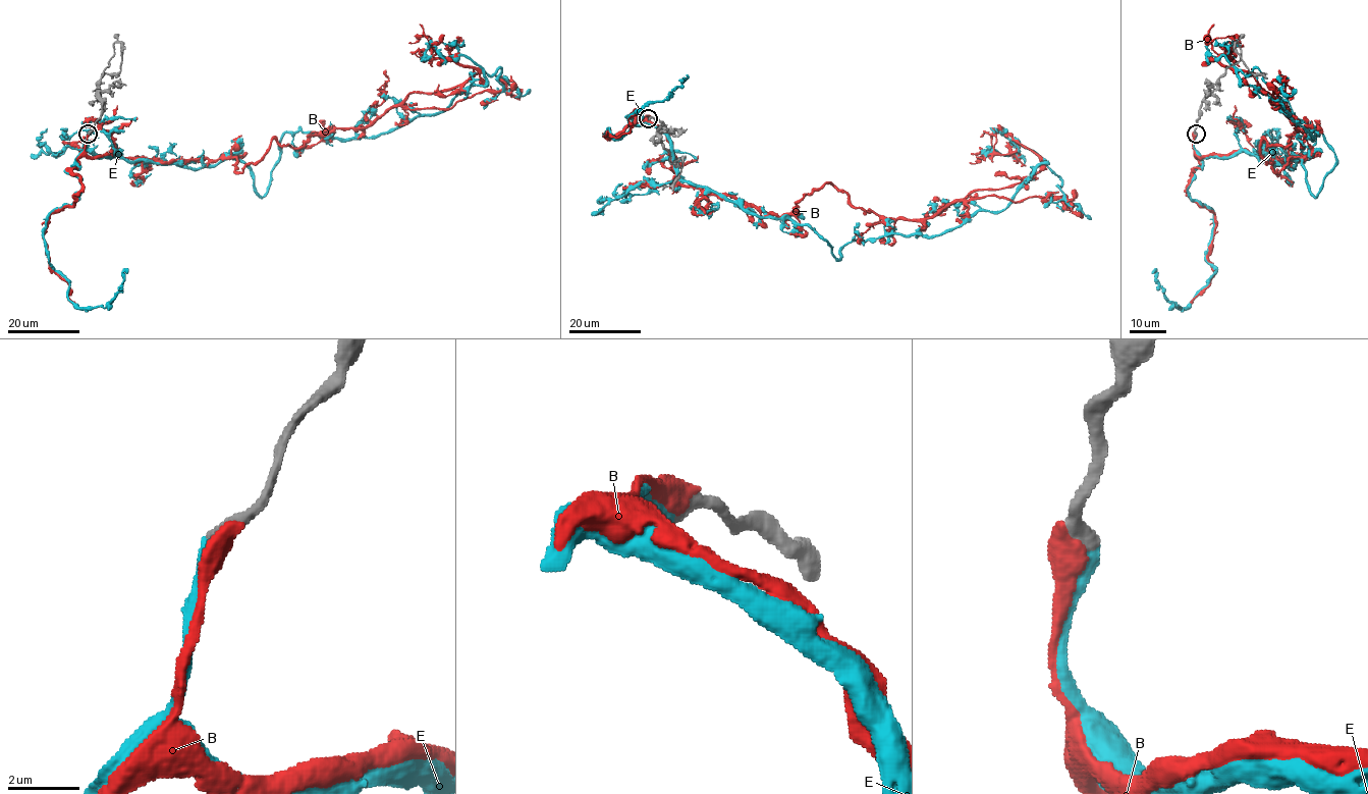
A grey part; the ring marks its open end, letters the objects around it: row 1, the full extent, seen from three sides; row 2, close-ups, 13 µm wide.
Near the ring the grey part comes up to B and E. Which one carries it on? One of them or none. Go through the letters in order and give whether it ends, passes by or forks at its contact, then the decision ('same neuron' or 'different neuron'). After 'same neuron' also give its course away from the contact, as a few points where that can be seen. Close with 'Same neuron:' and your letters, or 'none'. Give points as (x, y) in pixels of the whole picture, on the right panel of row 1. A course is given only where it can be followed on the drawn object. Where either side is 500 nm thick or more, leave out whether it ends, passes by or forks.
B: different neuron
E: same neuron; it runs (1195, 133), (1201, 157), (1247, 152), (1292, 169), (1298, 157), (1316, 196), (1335, 153), (1238, 71), (1296, 89)
Same neuron: E

